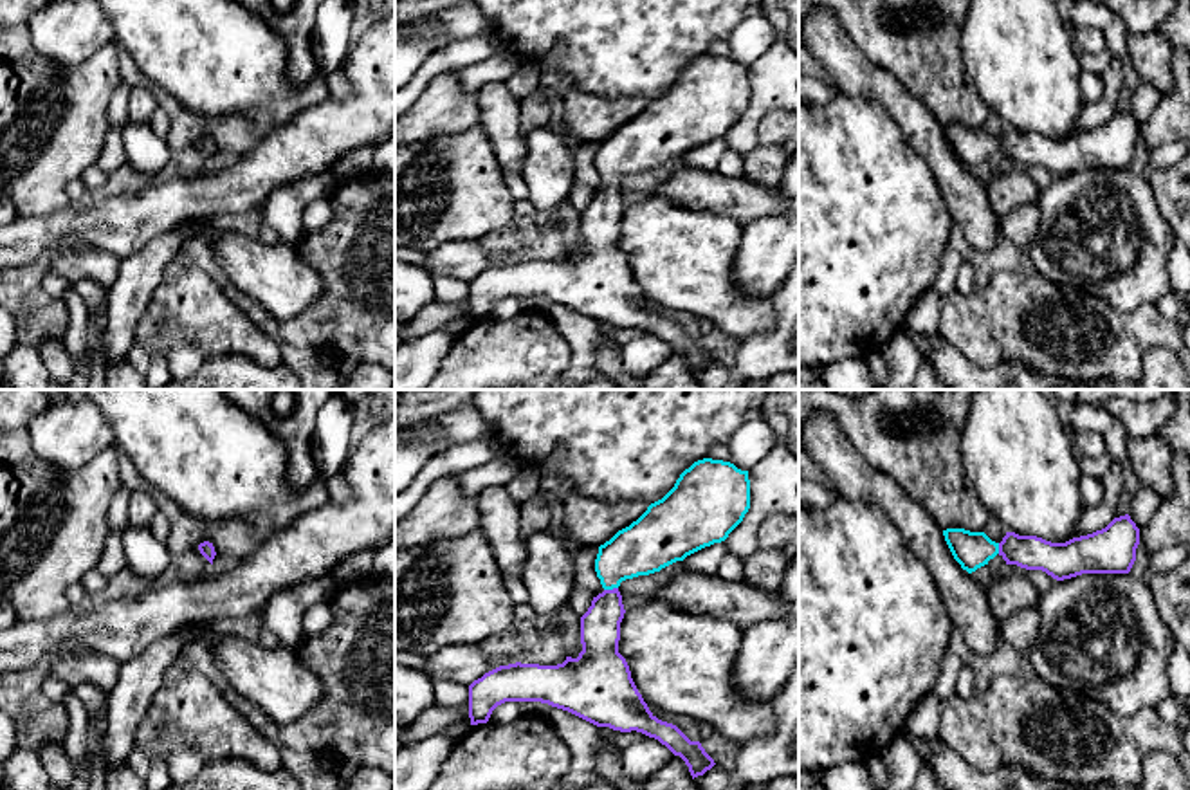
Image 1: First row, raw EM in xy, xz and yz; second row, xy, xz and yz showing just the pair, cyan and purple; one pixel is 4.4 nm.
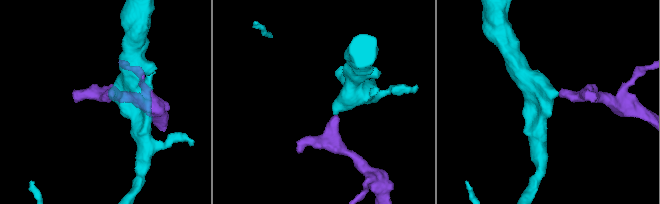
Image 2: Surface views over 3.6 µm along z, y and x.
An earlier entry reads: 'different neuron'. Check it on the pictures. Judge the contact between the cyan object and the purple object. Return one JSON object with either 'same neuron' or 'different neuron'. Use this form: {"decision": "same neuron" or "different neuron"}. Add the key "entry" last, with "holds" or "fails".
{"decision": "same neuron", "entry": "fails"}

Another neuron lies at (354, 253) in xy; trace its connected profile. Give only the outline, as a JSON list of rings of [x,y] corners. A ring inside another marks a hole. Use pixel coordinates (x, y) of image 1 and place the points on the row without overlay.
[[[371,171],[334,184],[330,222],[307,233],[298,254],[323,280],[323,296],[303,314],[279,323],[292,348],[334,344],[343,357],[395,372],[395,175]]]

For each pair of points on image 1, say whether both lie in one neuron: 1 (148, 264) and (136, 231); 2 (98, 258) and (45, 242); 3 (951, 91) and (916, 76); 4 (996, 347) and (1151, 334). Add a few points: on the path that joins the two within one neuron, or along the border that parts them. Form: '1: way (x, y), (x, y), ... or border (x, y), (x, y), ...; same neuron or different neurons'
1: border (179, 222), (123, 260); different neurons
2: border (109, 251), (82, 248), (58, 249), (49, 255); different neurons
3: way (942, 85), (933, 76), (925, 76); same neuron
4: way (1034, 347), (1057, 363), (1082, 365), (1113, 341); same neuron

